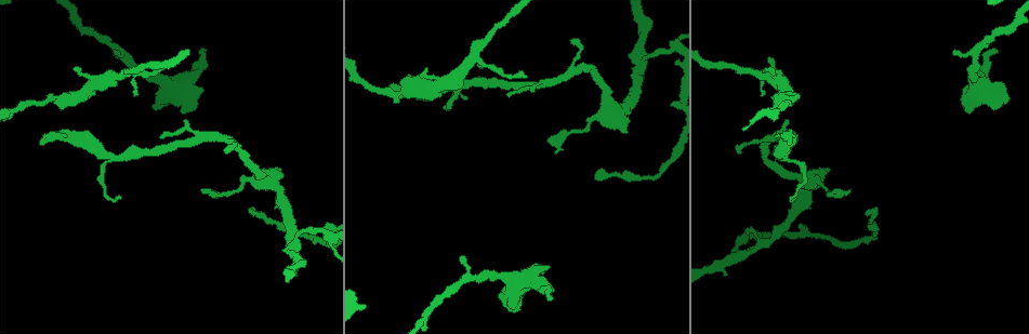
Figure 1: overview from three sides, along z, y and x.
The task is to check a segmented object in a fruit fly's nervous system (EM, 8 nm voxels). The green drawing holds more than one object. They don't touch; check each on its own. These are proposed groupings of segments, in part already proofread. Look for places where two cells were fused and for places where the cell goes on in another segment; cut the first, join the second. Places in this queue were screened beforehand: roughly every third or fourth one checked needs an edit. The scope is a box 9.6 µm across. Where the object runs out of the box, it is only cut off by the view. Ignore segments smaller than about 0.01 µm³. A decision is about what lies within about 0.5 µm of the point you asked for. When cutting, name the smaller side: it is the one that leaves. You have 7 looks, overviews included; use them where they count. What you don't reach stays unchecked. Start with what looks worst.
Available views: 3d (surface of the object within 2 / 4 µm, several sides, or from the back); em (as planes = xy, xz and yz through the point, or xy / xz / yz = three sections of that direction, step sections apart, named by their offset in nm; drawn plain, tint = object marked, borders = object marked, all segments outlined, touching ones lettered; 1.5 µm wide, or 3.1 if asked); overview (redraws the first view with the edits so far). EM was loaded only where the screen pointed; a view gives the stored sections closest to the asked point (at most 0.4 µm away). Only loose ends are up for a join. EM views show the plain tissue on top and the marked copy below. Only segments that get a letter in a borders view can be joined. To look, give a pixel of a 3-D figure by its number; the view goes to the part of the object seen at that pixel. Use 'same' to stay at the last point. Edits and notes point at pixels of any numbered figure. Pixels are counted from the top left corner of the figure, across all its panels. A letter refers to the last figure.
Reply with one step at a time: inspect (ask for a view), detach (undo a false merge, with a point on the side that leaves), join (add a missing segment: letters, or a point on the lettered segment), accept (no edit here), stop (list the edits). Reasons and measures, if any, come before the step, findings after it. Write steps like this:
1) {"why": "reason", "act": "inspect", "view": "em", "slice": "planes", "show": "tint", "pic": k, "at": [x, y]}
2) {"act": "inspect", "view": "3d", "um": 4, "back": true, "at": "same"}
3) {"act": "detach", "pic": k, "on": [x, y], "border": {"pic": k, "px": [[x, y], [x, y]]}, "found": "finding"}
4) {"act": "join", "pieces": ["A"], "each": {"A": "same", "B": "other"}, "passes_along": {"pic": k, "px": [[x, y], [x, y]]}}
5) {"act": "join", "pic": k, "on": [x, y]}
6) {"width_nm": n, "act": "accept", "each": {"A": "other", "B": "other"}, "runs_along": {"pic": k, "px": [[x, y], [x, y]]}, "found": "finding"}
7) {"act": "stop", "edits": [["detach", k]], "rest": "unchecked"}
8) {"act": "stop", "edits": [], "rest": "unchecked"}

{"why": "branch stops here", "act": "inspect", "view": "3d", "um": 2, "pic": 1, "at": [280, 168]}

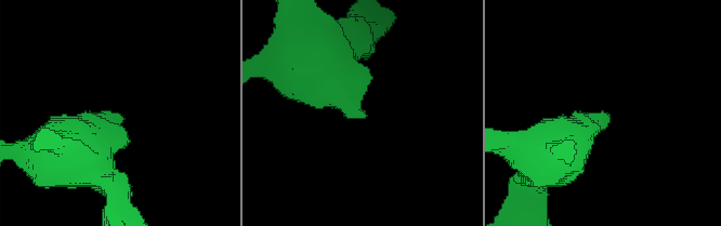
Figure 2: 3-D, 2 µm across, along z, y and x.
{"act": "inspect", "view": "em", "slice": "planes", "show": "borders", "pic": 2, "at": [608, 117]}

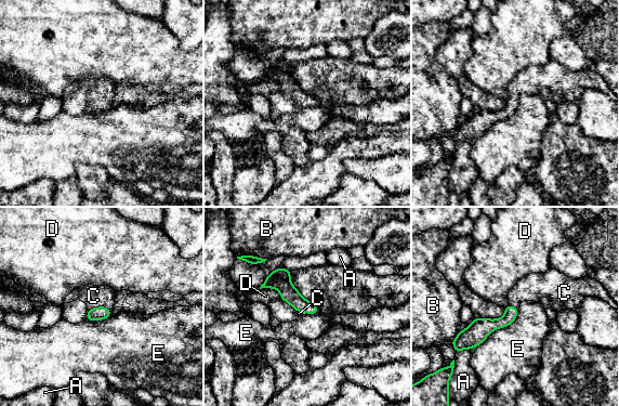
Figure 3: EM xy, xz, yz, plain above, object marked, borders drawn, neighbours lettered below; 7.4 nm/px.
{"act": "join", "pieces": ["C"], "each": {"A": "other", "B": "other", "C": "same", "D": "other", "E": "other"}, "passes_along": {"pic": 3, "px": [[100, 313], [100, 306], [93, 296]]}, "found": "it goes on there"}

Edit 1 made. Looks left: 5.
{"act": "inspect", "view": "overview"}

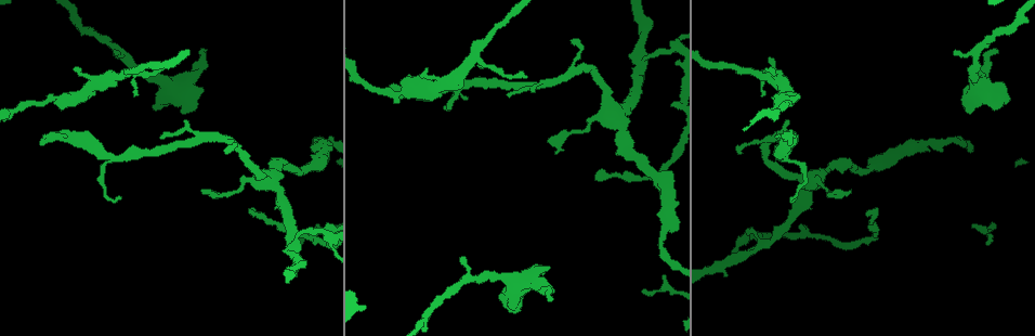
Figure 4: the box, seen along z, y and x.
{"why": "an open end", "act": "inspect", "view": "em", "slice": "xz", "step": 8, "show": "tint", "pic": 4, "at": [114, 52]}

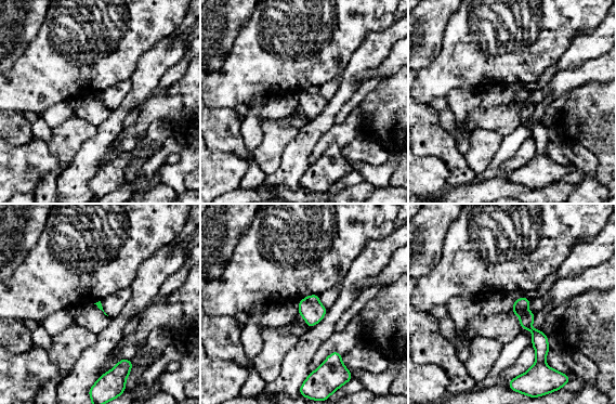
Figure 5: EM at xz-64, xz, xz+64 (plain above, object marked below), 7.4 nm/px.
{"why": "another direction", "act": "inspect", "view": "em", "slice": "yz", "step": 4, "show": "borders", "at": "same"}

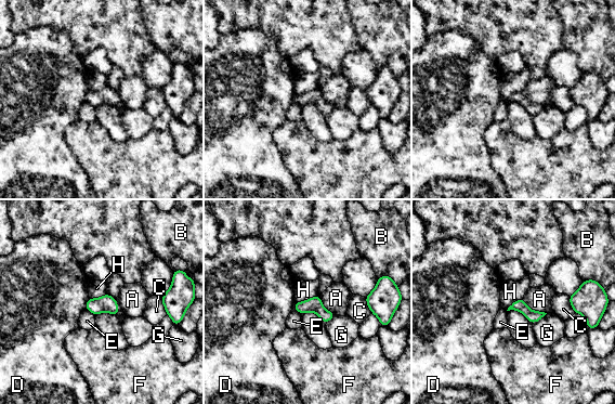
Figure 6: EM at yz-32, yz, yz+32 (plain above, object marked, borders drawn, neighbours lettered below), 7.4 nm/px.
{"act": "accept", "each": {"A": "other", "B": "other", "C": "other", "D": "other", "E": "other", "F": "other", "G": "other", "H": "other"}, "border": {"pic": 6, "px": [[86, 308], [94, 315]]}, "found": "none of them fits"}

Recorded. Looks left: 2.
{"act": "stop", "edits": [["join", 3]], "rest": "unchecked"}

